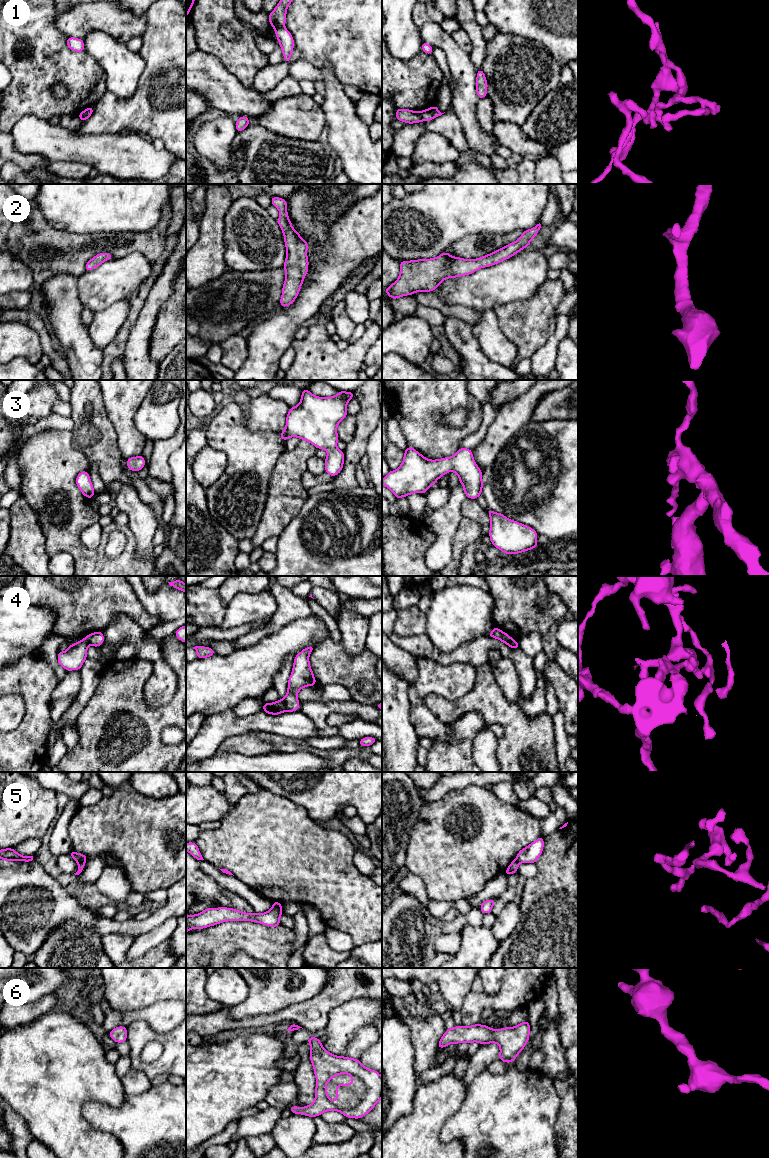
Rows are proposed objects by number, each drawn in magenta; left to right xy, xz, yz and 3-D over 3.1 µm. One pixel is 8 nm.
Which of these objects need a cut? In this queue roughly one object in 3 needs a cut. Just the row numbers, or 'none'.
1, 4, 5

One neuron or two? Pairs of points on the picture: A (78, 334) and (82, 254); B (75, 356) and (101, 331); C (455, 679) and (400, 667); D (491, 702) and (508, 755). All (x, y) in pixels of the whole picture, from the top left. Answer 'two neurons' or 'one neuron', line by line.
A: two neurons
B: two neurons
C: two neurons
D: one neuron

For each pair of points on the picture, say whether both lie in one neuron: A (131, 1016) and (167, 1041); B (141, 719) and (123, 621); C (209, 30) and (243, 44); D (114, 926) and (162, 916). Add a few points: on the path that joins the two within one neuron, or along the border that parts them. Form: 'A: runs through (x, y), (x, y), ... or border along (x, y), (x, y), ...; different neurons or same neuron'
A: border along (126, 1027), (135, 1021), (144, 1020), (158, 1031); different neurons
B: border along (136, 656), (151, 663), (152, 674), (149, 677); different neurons
C: runs through (217, 38), (223, 44), (235, 44); same neuron
D: runs through (126, 927), (142, 927), (150, 923); same neuron

